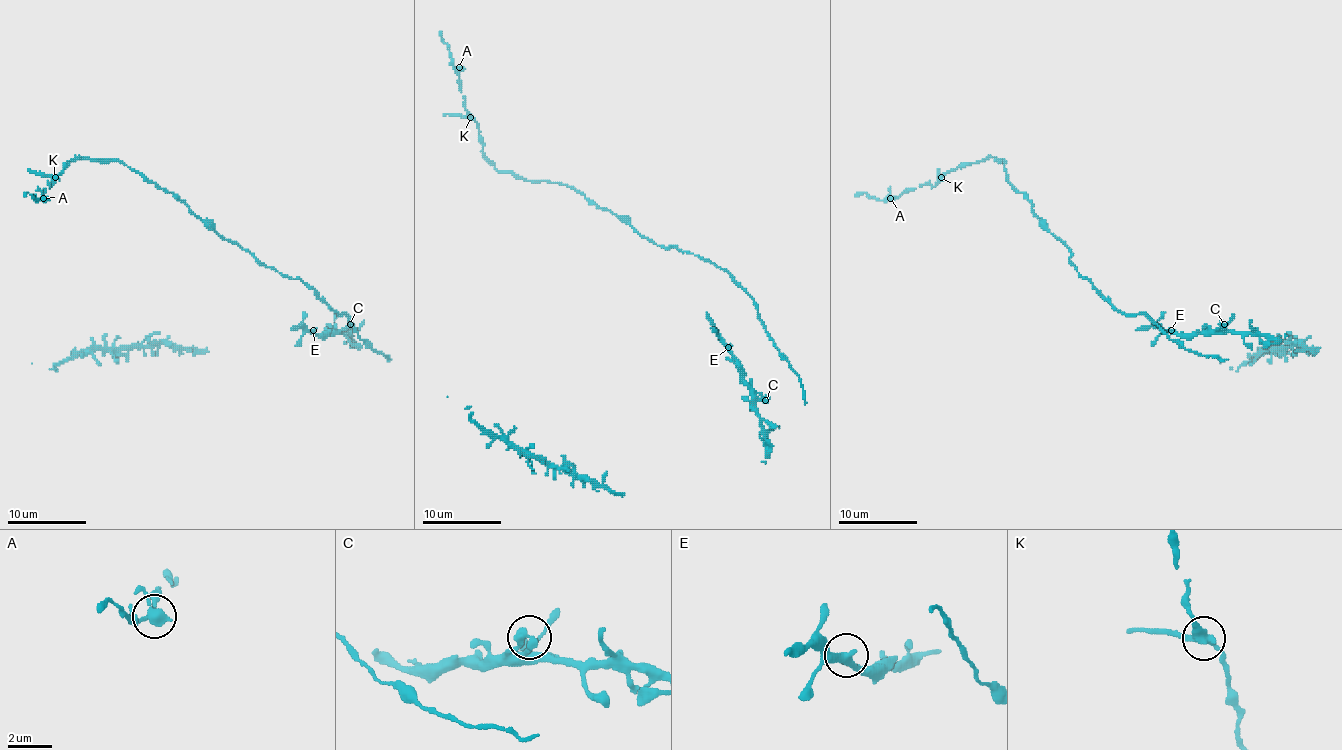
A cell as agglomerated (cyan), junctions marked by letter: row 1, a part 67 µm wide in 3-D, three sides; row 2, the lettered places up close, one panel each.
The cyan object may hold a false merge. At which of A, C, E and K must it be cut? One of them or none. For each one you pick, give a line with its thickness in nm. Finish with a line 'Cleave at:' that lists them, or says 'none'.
K: 320 nm thick
Cleave at: K

